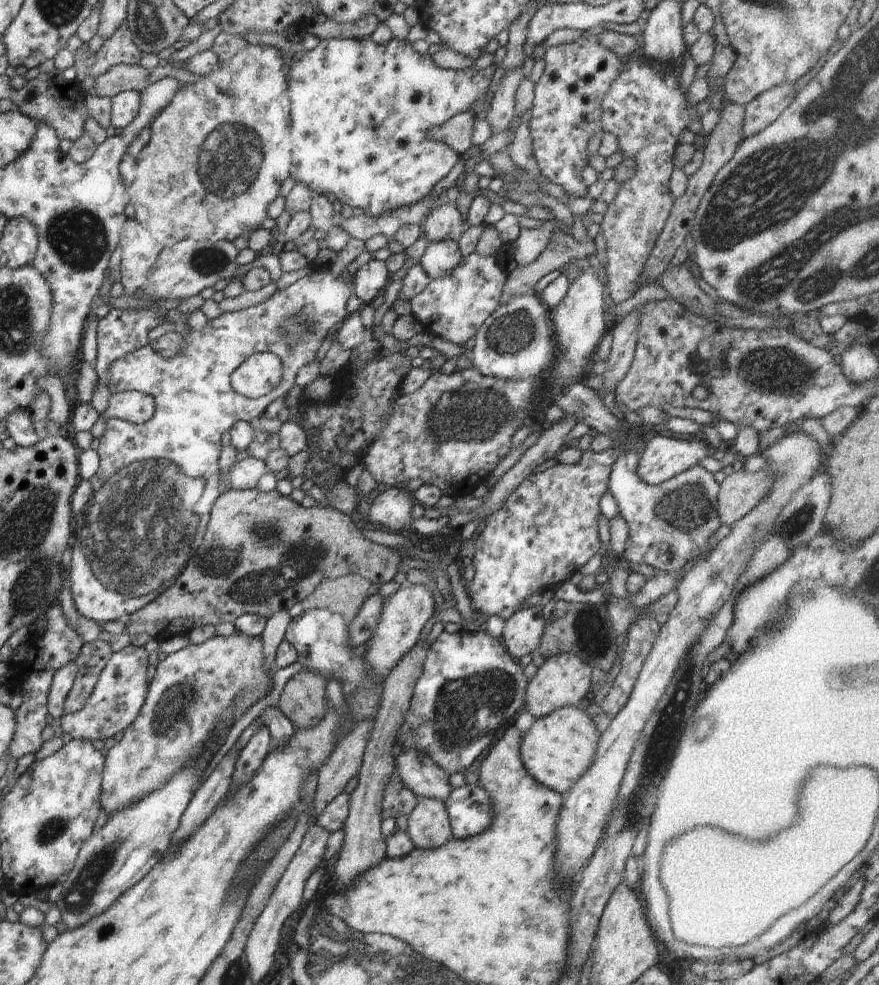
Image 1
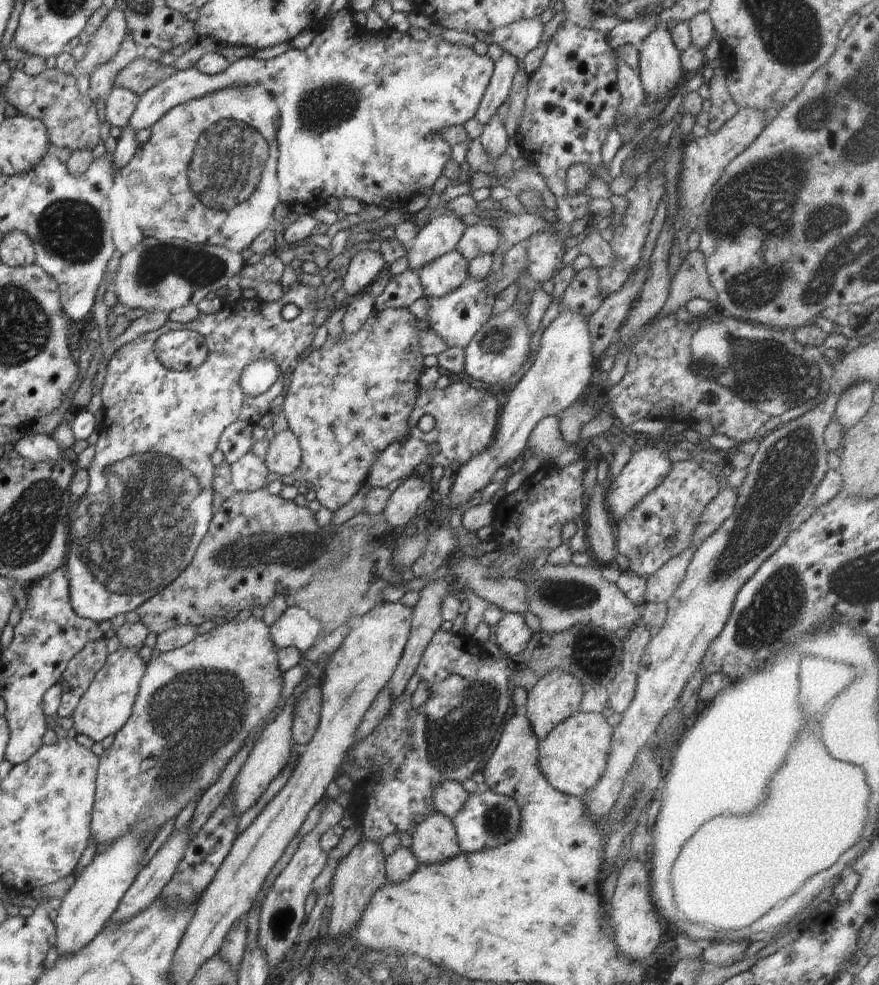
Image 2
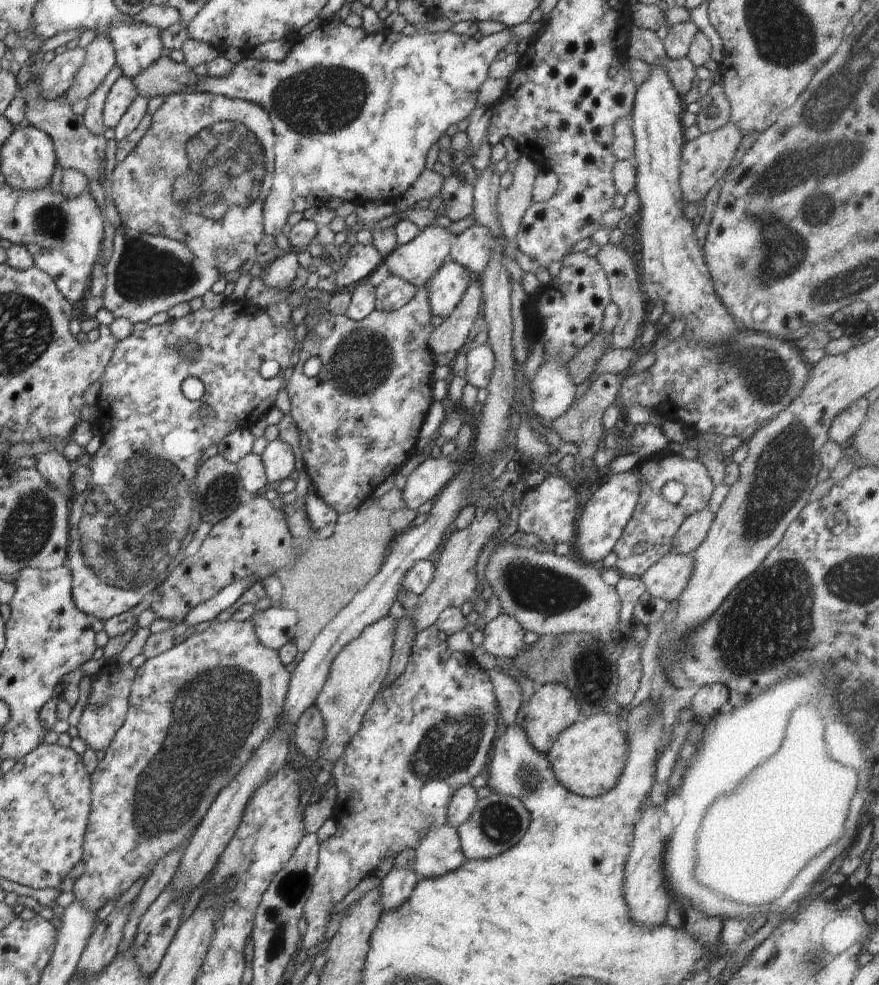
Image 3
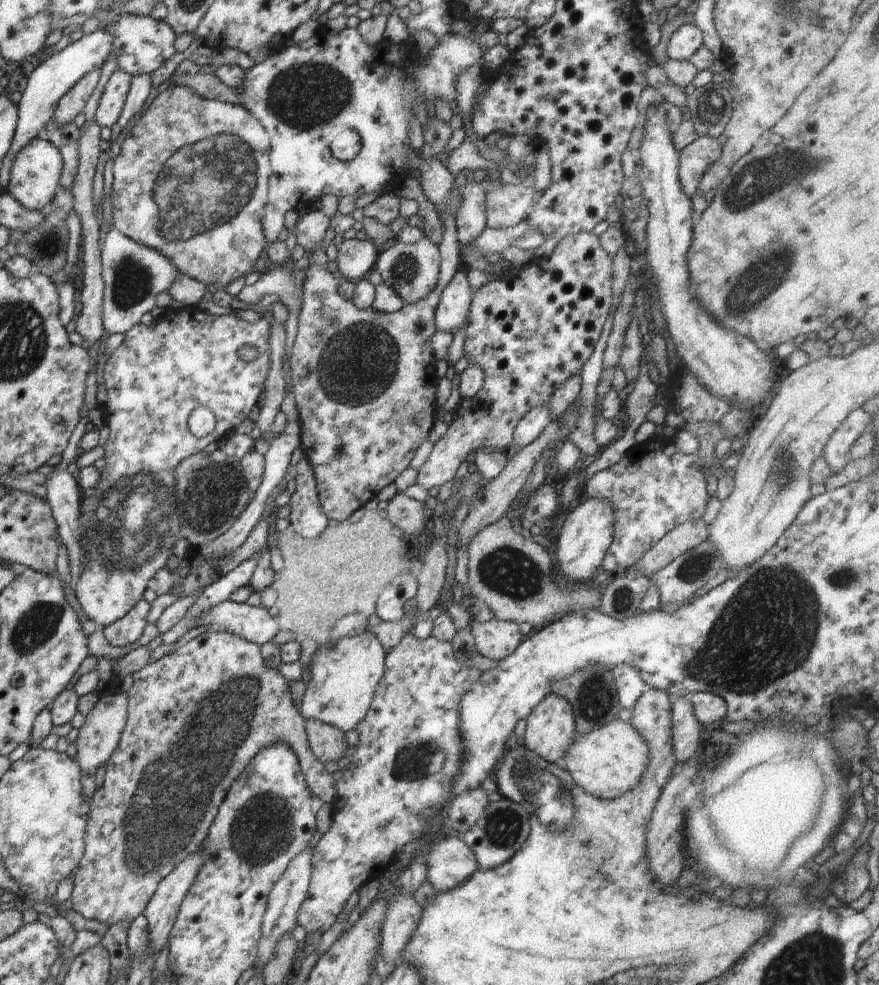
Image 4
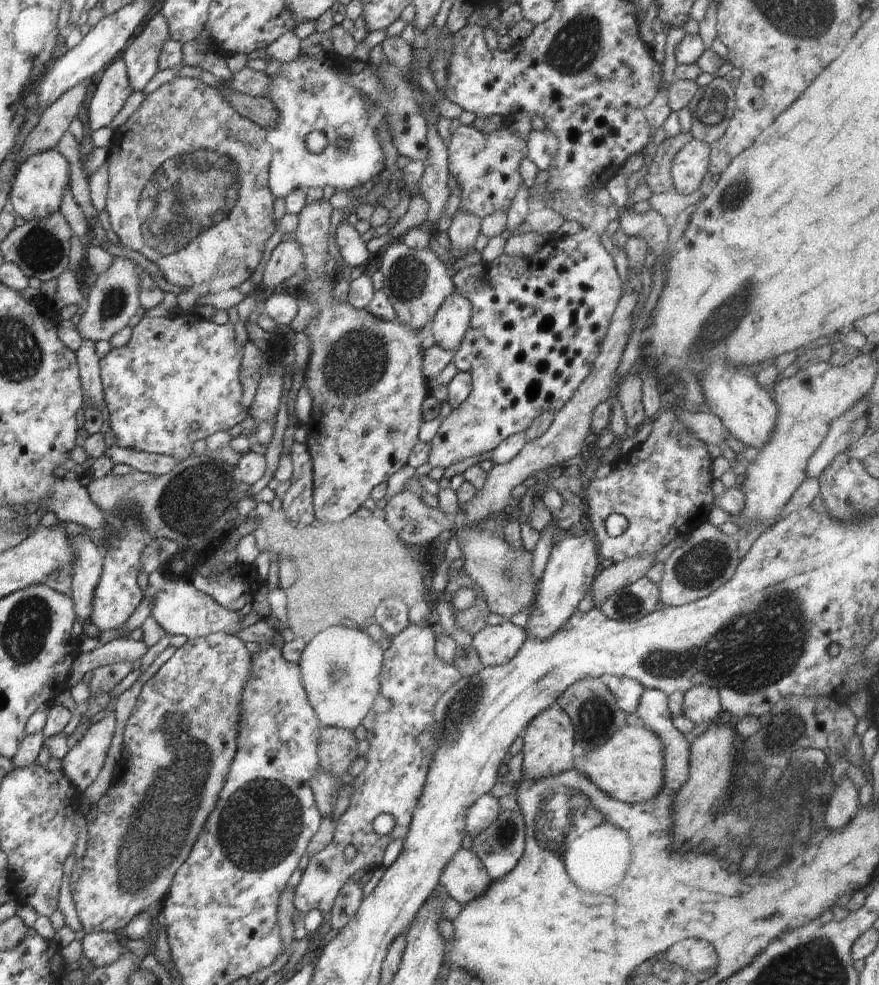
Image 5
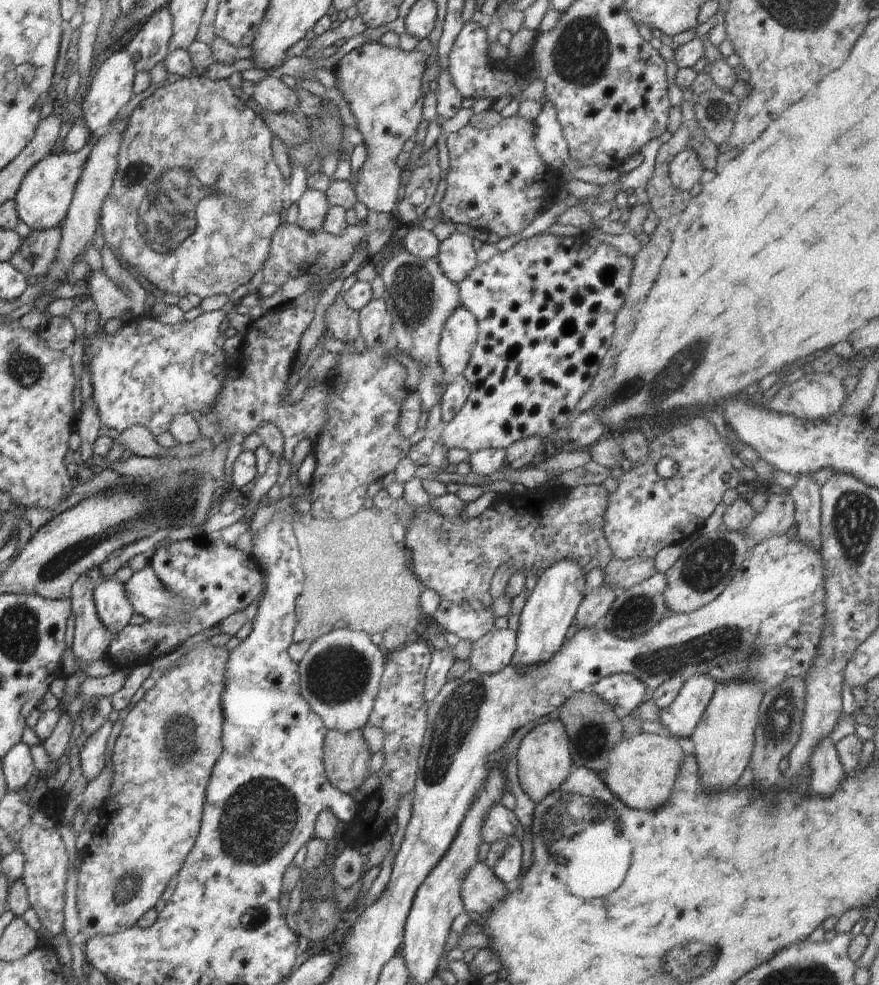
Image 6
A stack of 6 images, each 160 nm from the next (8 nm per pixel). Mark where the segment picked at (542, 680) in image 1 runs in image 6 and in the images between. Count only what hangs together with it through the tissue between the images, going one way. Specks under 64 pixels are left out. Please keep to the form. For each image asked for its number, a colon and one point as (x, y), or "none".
2: (557, 695)
3: (553, 708)
4: (550, 728)
5: (549, 741)
6: (544, 757)

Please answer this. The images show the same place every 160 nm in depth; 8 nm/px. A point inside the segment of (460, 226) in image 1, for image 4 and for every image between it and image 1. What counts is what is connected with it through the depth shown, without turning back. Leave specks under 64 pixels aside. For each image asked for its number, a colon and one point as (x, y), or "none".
2: (441, 235)
3: (417, 261)
4: (411, 270)

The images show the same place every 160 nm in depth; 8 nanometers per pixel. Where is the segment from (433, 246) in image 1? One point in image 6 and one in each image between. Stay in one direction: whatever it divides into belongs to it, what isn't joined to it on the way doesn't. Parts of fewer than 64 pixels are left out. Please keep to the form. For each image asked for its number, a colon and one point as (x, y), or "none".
2: (445, 274)
3: (445, 289)
4: (455, 302)
5: (448, 327)
6: (457, 340)

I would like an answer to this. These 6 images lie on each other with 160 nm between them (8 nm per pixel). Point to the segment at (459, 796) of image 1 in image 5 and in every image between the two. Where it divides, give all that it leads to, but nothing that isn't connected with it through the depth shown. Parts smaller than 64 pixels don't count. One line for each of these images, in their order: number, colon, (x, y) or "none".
2: (486, 820)
3: (499, 822)
4: (503, 827)
5: (500, 847)

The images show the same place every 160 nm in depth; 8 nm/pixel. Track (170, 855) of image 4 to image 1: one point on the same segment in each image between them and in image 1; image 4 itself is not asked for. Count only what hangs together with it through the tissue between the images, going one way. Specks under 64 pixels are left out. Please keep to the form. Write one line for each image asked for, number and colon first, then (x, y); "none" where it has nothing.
1: (195, 690)
2: (196, 704)
3: (197, 713)

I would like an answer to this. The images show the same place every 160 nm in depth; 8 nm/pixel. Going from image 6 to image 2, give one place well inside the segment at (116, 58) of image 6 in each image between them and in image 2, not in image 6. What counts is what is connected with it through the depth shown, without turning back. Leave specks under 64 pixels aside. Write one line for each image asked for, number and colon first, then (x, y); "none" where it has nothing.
2: (120, 103)
3: (123, 93)
4: (111, 104)
5: (112, 92)

